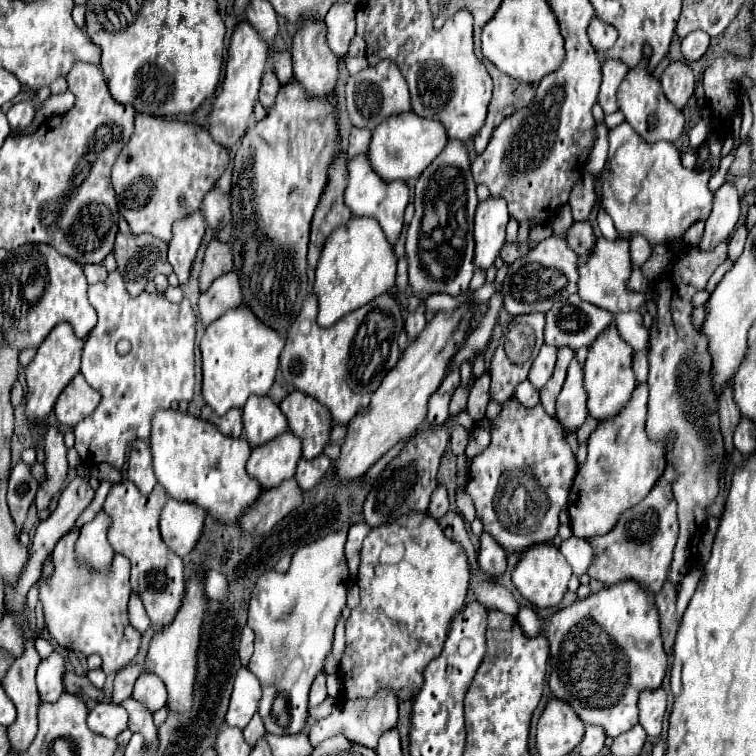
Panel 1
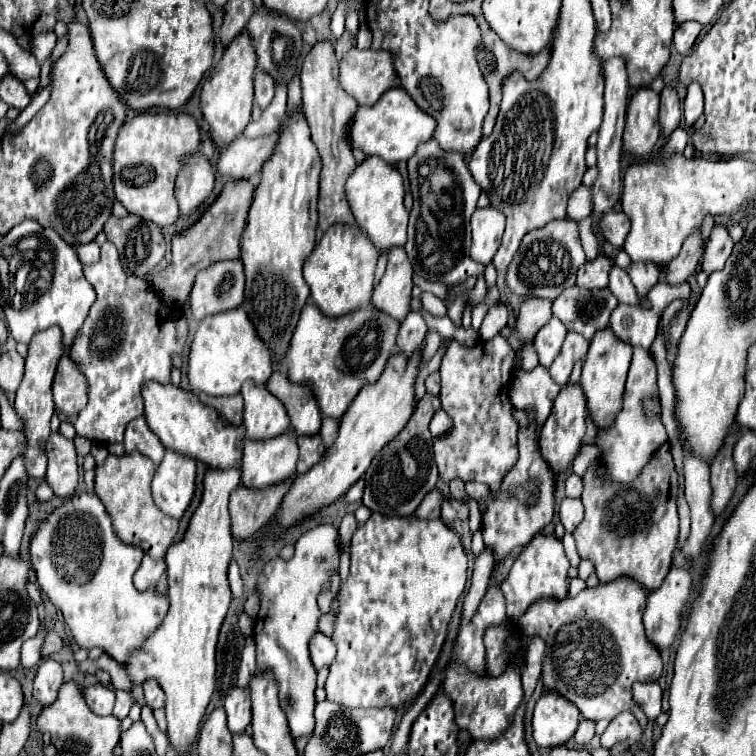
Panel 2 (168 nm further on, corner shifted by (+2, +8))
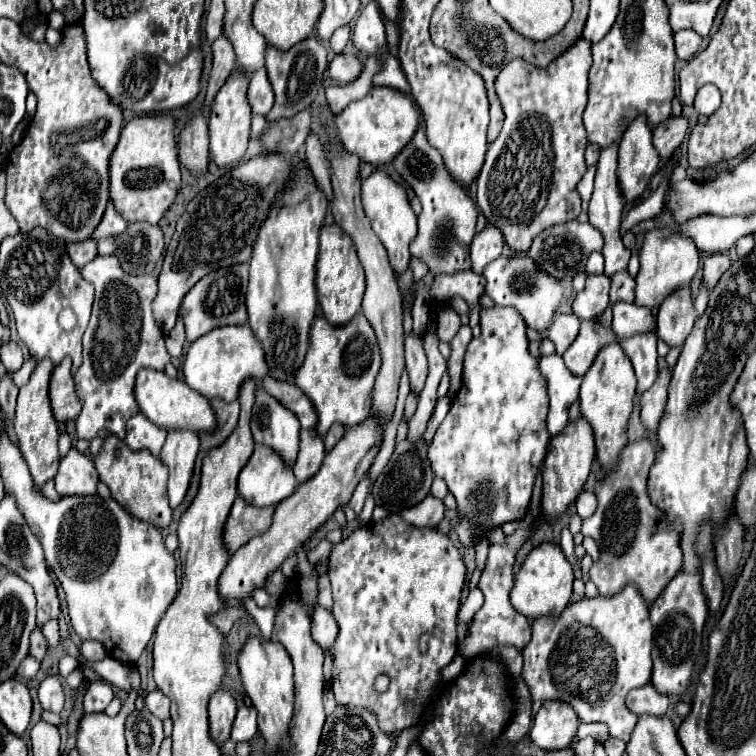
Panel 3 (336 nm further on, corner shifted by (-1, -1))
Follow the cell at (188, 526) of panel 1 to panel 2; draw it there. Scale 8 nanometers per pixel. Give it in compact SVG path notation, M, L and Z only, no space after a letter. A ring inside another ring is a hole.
M165 451L153 477L155 505L169 517L181 519L195 491L195 463L175 451Z

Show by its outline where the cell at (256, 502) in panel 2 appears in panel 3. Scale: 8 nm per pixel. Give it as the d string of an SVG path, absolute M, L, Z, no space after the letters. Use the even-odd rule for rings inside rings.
M238 496L224 526L224 544L230 550L230 554L234 554L254 536L264 534L272 524L272 516L274 516L274 506L254 508L246 504L242 496Z

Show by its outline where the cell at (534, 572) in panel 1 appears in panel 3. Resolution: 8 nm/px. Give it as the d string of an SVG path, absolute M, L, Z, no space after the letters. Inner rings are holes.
M544 542L528 554L520 572L516 574L514 588L510 592L510 602L520 614L524 614L530 620L534 620L538 616L546 616L546 614L558 616L570 602L572 582L574 582L572 566L568 562L568 558L564 556L562 548L558 544Z

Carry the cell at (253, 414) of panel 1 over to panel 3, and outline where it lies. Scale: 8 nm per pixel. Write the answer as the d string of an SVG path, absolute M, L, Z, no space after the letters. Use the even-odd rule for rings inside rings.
M258 384L256 402L252 408L254 442L272 448L286 460L286 464L292 466L298 454L298 434L300 424L294 412L284 408Z

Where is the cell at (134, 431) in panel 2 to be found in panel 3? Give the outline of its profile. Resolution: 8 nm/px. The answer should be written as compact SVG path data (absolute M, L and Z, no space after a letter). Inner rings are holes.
M144 414L130 418L126 430L124 442L130 450L150 450L154 456L160 456L160 450L166 442L166 430L158 430Z

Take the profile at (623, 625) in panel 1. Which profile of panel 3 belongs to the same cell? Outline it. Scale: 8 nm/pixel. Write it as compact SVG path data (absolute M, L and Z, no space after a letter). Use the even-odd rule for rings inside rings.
M626 584L622 592L618 592L616 596L612 598L604 598L604 596L596 596L596 598L582 598L578 602L572 602L566 606L566 610L560 614L560 616L542 616L542 618L536 618L532 622L532 640L530 644L524 648L522 656L524 656L524 668L522 668L522 678L524 682L528 684L530 692L532 692L532 698L534 700L562 700L566 704L570 704L578 718L582 722L600 722L600 724L606 724L608 730L610 730L610 736L612 738L618 738L622 742L628 742L630 736L632 736L632 730L634 726L638 724L638 716L634 716L628 708L626 708L626 694L632 690L632 688L638 688L638 686L646 686L650 680L652 680L652 636L654 636L654 628L652 628L652 622L648 618L648 606L642 598L642 594L638 592L638 588L634 584Z

